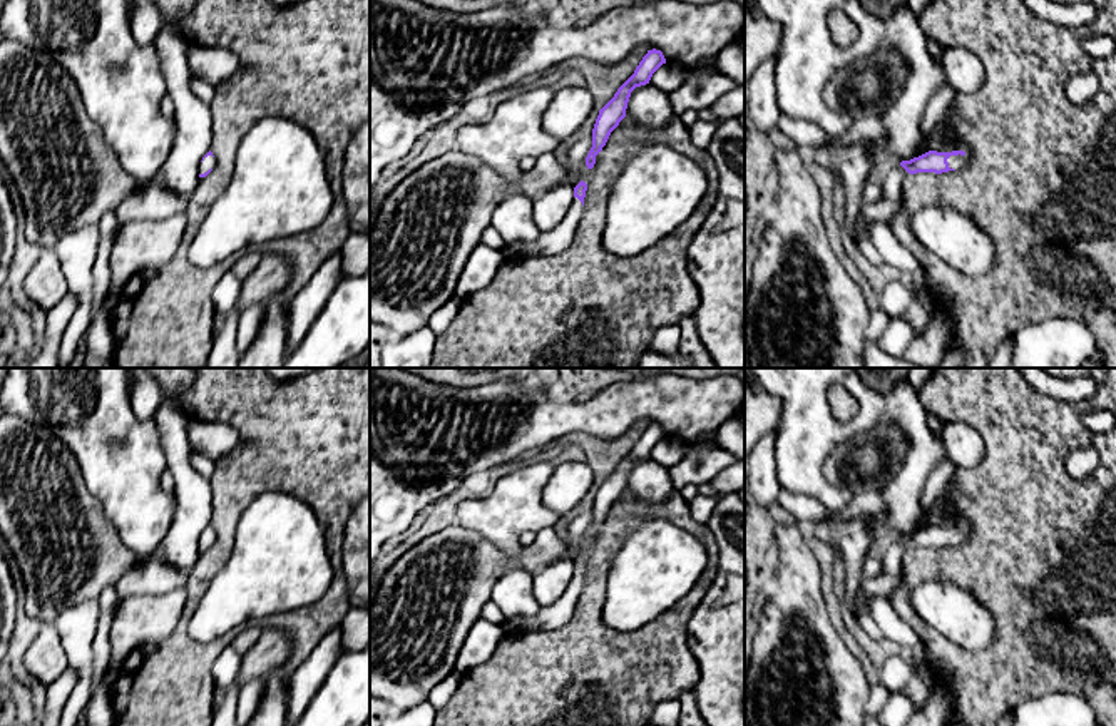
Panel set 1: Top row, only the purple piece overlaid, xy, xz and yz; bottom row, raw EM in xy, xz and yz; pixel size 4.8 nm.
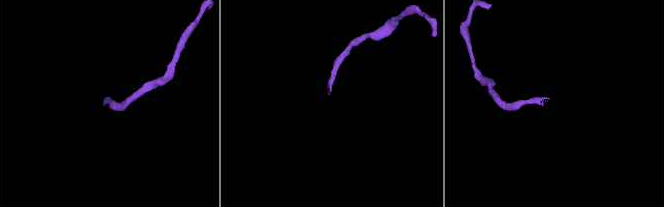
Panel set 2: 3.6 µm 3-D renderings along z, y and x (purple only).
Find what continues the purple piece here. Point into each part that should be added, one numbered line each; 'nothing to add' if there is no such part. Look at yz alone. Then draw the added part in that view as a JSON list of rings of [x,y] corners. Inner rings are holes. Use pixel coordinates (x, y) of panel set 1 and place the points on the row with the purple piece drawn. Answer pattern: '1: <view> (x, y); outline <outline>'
1: yz (959, 161); outline [[[950,156],[947,162],[950,169],[962,169],[967,166],[967,156]]]

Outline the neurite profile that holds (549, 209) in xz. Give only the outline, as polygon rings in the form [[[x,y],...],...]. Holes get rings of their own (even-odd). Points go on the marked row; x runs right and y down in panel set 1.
[[[566,181],[534,199],[534,221],[545,233],[561,224],[574,202],[574,187]]]

